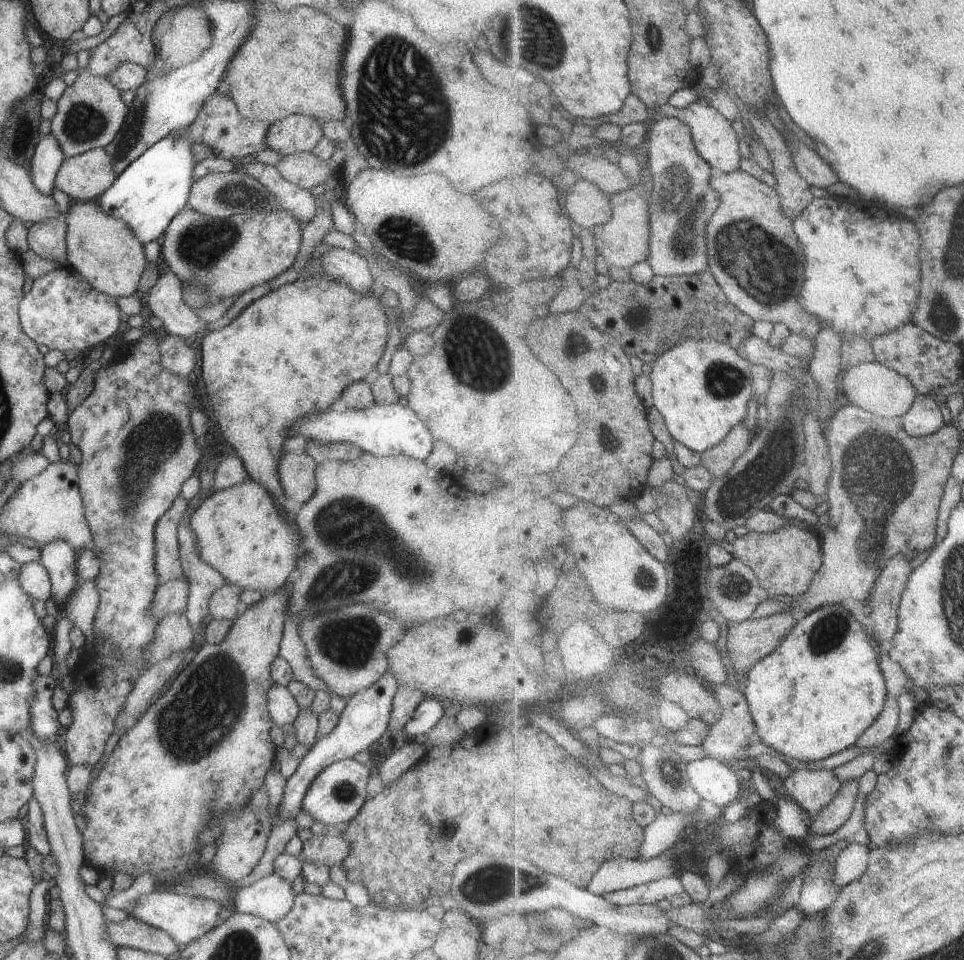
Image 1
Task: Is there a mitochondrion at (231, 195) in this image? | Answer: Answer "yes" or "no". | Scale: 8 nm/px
yes

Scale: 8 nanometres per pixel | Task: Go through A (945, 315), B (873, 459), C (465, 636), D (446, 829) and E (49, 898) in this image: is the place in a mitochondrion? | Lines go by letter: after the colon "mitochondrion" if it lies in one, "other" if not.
A: mitochondrion
B: mitochondrion
C: other
D: other
E: other

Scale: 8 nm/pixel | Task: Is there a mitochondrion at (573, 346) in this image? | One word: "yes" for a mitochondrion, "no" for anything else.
no

